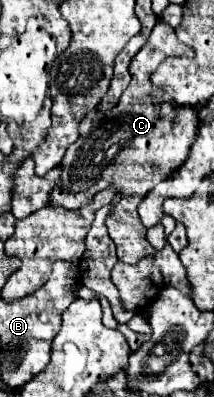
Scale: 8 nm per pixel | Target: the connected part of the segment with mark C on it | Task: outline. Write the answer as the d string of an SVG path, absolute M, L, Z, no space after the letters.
M128 96L128 100L118 102L108 112L92 110L80 124L78 140L70 144L64 154L61 162L62 184L52 192L50 204L78 210L106 186L116 188L122 192L122 200L114 206L114 212L110 212L105 224L110 238L116 244L118 258L126 264L136 264L140 258L152 256L164 276L164 284L168 288L180 290L186 296L192 296L190 282L186 280L186 268L182 266L178 254L170 246L156 250L146 240L144 224L138 216L138 204L158 182L166 180L170 172L176 172L186 162L190 144L196 140L196 136L198 108L174 108L174 104L154 102L152 96L142 96L142 100L130 100Z

